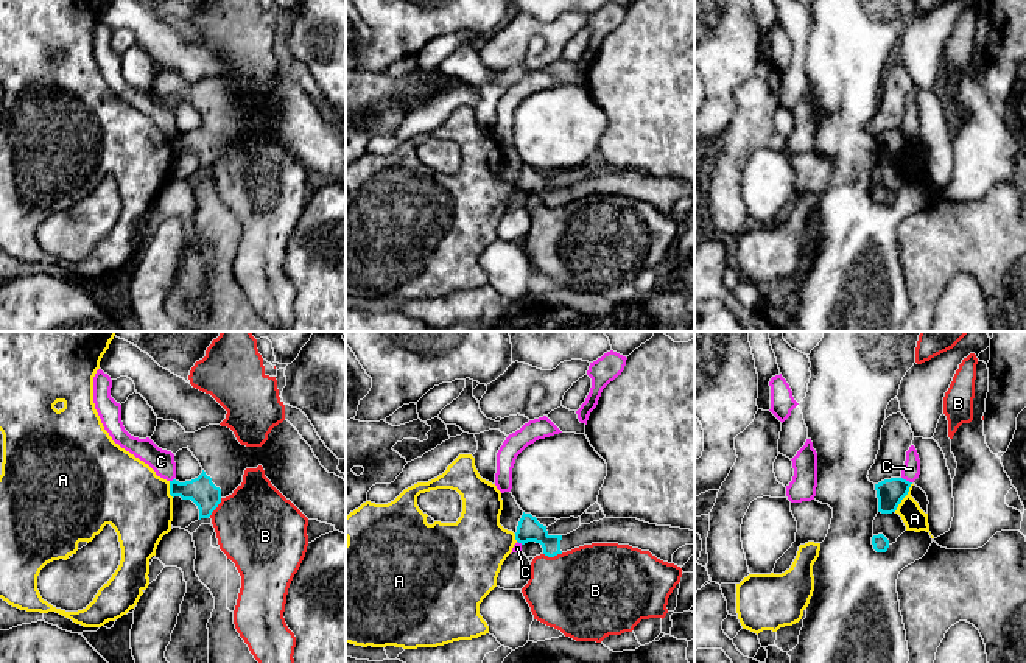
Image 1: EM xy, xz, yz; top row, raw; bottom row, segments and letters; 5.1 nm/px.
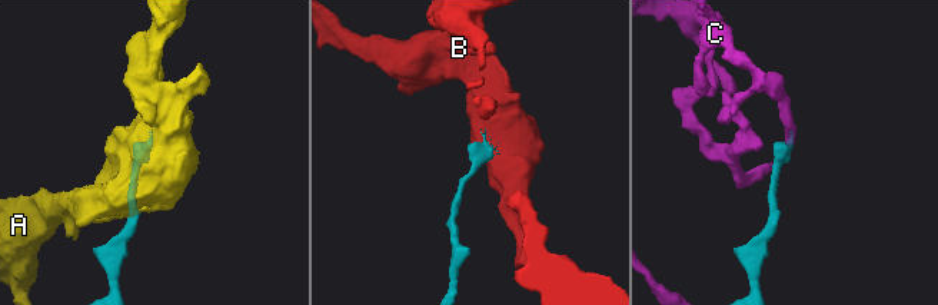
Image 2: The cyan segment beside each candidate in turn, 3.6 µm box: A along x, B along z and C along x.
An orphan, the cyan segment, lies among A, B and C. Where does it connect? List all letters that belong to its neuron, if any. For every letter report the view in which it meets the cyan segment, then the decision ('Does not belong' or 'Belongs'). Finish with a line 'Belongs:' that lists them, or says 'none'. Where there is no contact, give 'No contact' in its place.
A: Touches cyan in yz. Does not belong
B: Touches cyan in xz. Does not belong
C: Touches cyan in yz. Does not belong
Belongs: none

